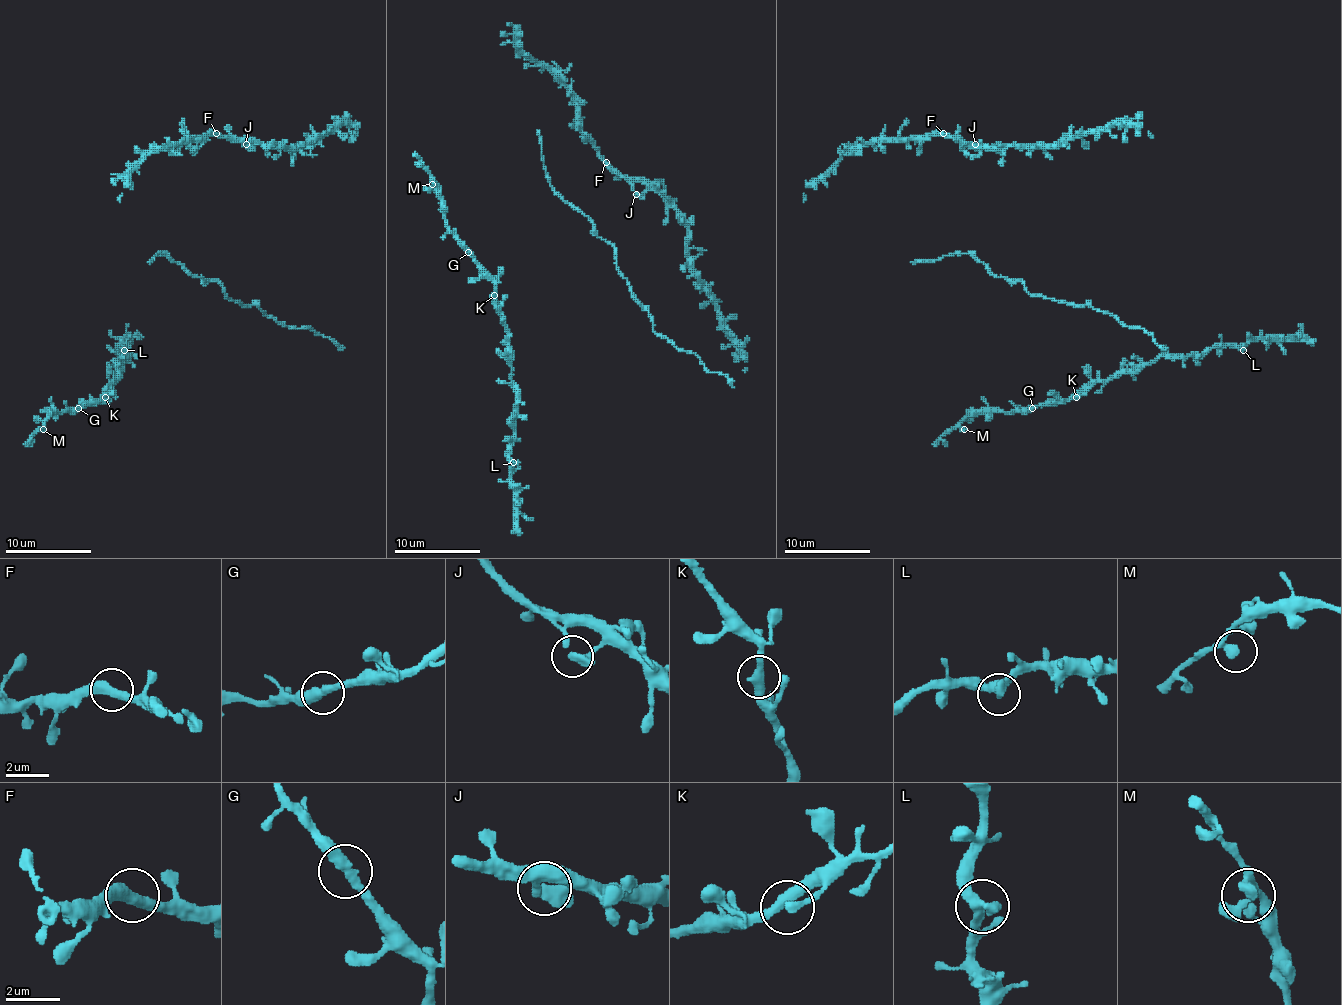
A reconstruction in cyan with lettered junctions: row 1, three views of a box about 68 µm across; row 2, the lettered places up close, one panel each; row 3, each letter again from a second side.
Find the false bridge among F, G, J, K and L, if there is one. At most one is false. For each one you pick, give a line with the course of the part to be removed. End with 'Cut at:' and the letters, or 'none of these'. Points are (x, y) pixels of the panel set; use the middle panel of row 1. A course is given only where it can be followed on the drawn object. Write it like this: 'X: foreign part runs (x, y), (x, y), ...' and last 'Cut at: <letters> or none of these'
Cut at: none of these

